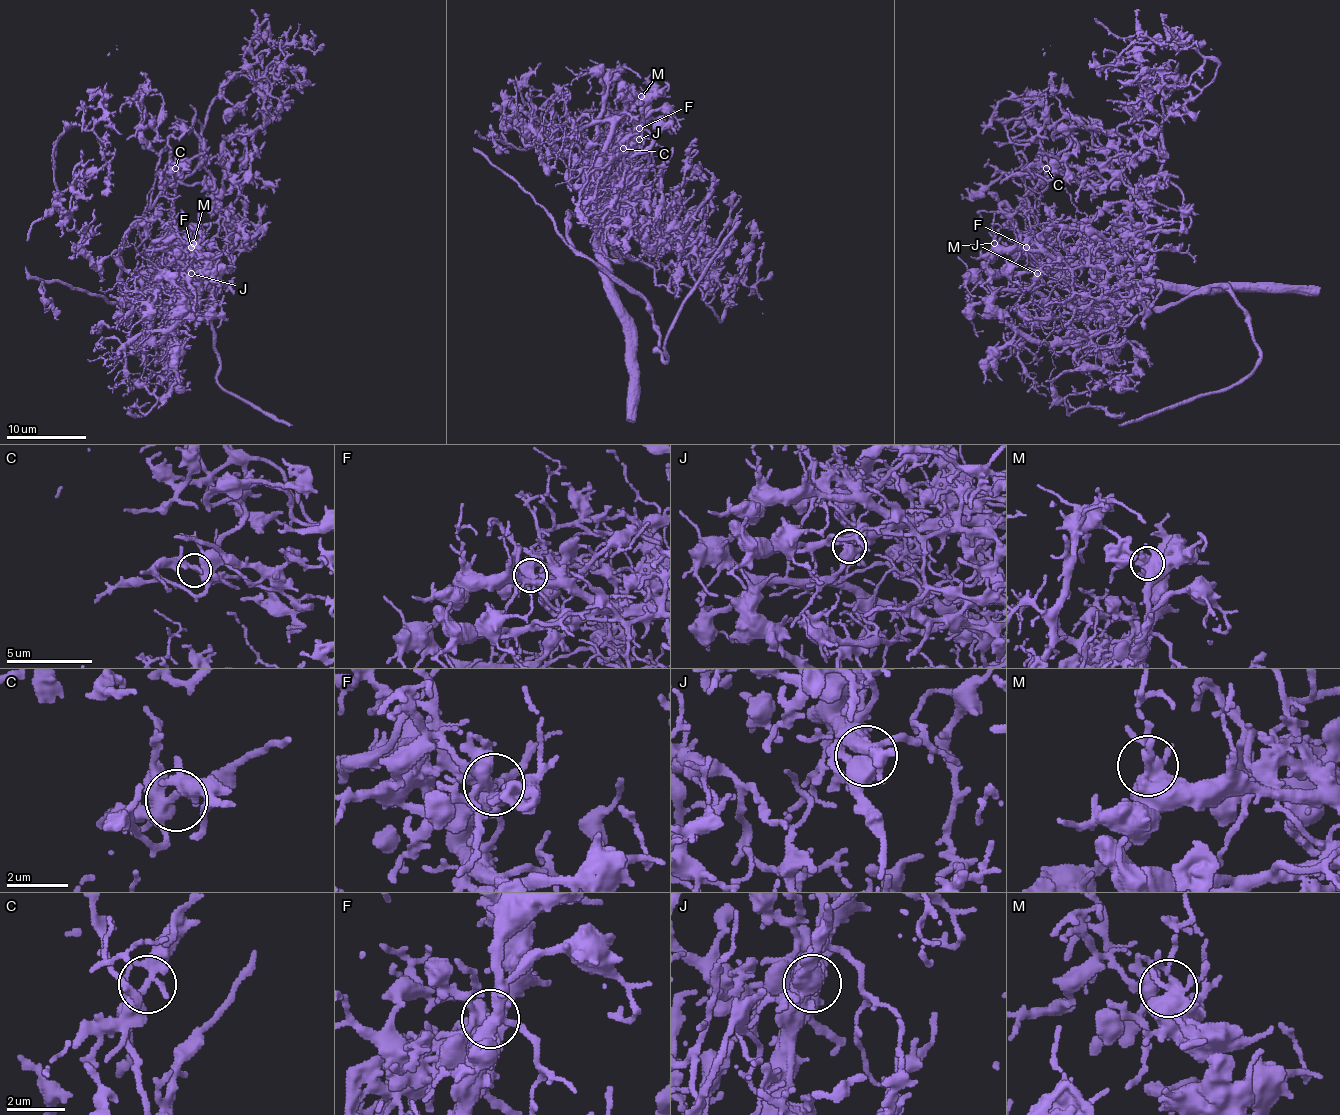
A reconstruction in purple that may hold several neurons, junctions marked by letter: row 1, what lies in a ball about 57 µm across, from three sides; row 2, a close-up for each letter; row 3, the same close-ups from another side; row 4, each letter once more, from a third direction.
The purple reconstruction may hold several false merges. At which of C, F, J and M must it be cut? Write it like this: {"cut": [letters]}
{"cut": ["J"]}

